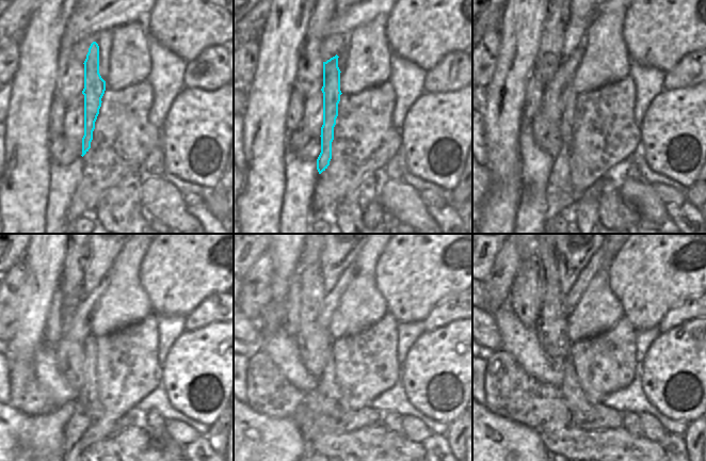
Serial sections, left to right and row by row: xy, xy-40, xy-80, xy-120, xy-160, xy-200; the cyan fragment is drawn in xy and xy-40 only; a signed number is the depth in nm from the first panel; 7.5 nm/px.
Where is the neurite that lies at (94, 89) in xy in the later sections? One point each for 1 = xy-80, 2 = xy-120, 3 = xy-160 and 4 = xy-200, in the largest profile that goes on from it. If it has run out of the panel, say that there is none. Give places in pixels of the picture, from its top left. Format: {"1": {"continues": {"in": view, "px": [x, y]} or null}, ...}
{"1": {"continues": {"in": "xy-80", "px": [561, 196]}}, "2": {"continues": {"in": "xy-120", "px": [80, 431]}}, "3": {"continues": {"in": "xy-160", "px": [327, 388]}}, "4": {"continues": {"in": "xy-200", "px": [570, 388]}}}

